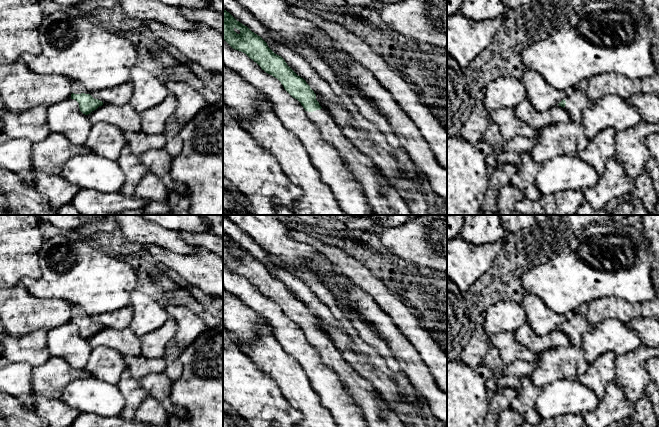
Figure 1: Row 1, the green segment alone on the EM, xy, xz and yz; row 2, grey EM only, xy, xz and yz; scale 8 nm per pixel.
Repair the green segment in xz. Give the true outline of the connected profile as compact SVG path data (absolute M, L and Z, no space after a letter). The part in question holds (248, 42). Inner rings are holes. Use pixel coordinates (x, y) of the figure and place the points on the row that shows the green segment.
M223 9L223 39L235 50L245 53L262 70L277 78L284 89L297 99L311 122L316 124L322 137L332 144L345 159L346 166L364 186L365 195L376 215L395 215L376 178L381 171L374 160L359 151L343 134L328 110L321 107L316 94L267 43L247 26Z

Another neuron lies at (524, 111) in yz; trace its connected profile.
M524 100L522 103L513 107L513 109L515 115L535 131L546 125L571 122L568 112L559 105L550 110L539 112L532 107L528 100Z

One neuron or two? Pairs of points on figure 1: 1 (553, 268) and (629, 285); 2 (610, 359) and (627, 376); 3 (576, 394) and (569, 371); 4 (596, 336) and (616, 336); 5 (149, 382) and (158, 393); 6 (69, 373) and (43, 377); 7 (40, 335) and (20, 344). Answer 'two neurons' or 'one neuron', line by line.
1: one neuron
2: two neurons
3: two neurons
4: one neuron
5: one neuron
6: one neuron
7: one neuron

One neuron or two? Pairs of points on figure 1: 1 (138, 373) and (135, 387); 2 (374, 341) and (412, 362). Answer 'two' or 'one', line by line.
1: two
2: two

